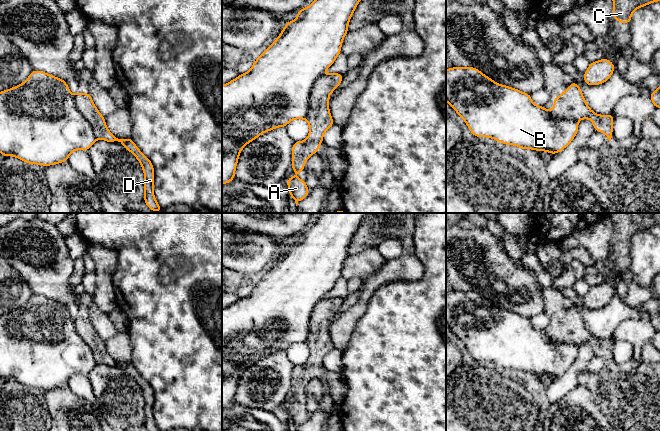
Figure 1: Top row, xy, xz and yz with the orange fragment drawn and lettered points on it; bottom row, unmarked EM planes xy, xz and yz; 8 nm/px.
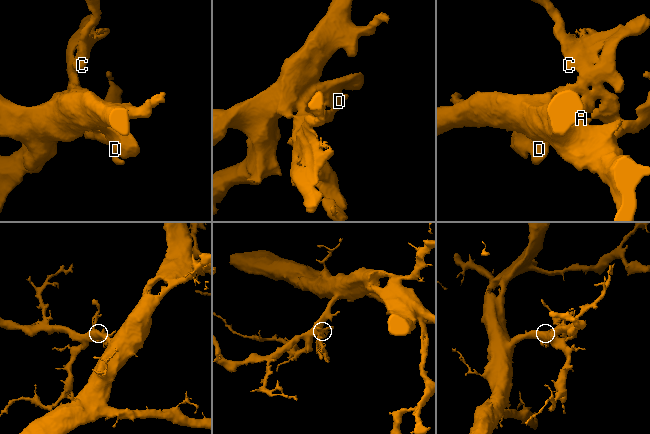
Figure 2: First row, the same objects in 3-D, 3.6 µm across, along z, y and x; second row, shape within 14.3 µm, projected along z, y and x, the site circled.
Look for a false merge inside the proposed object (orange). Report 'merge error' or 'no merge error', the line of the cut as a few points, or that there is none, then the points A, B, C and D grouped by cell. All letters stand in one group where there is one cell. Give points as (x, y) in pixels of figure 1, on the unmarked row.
merge error; cut xy (72, 320), (76, 332), (90, 349), (96, 363); groups A C D / B

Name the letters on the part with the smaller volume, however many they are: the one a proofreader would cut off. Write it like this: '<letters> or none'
A, C, D

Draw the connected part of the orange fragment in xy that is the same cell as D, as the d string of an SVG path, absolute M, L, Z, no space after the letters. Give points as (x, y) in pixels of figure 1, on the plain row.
M78 316L74 326L79 336L91 349L96 364L103 363L107 366L120 366L140 386L145 400L144 426L148 431L160 431L154 421L154 392L151 385L139 374L132 362L118 363L107 352L105 342L98 335L89 317Z

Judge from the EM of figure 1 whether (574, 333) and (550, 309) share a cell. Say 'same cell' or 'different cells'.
same cell

